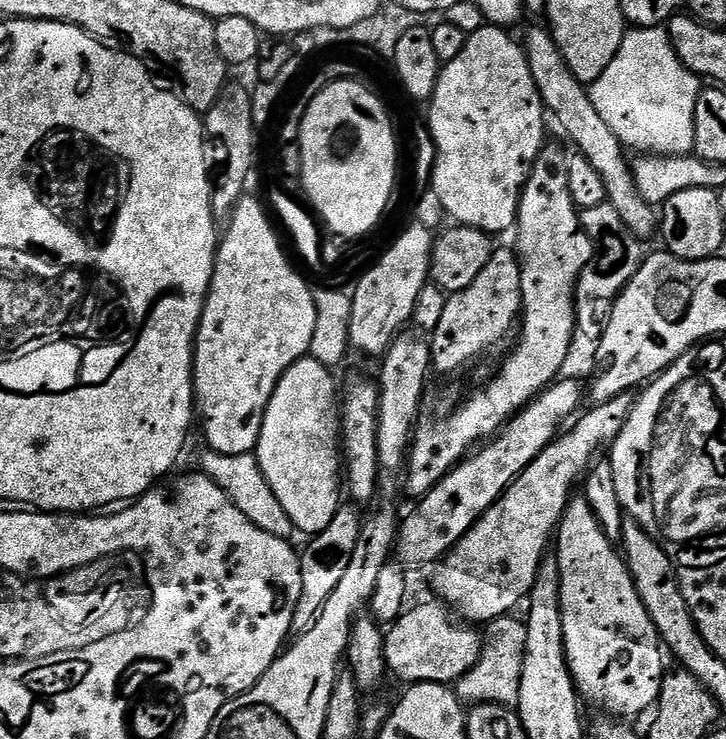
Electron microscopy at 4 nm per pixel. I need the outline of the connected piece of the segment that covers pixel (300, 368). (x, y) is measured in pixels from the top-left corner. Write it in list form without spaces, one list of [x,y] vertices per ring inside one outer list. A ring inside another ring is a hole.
[[[311,358],[299,360],[289,366],[270,398],[262,422],[260,440],[254,449],[262,474],[266,482],[270,482],[270,490],[274,490],[278,502],[282,502],[282,510],[290,514],[293,529],[297,533],[308,532],[309,537],[326,530],[326,526],[330,526],[334,514],[342,506],[342,416],[338,411],[336,380],[332,376],[335,376],[333,369],[322,366]]]

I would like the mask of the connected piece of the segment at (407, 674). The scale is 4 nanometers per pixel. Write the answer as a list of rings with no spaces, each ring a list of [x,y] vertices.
[[[430,600],[401,613],[384,638],[387,669],[405,684],[454,684],[478,662],[482,643],[479,631],[457,622],[451,609],[441,601]]]

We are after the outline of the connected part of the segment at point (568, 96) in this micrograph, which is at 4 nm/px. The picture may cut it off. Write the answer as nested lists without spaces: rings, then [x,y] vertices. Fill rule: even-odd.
[[[547,27],[532,28],[522,39],[522,47],[528,65],[530,74],[534,74],[534,82],[538,86],[538,94],[542,98],[545,109],[549,113],[556,115],[556,120],[560,123],[560,128],[576,143],[575,151],[598,170],[602,178],[603,185],[606,186],[608,195],[607,203],[618,210],[622,222],[637,238],[645,238],[651,232],[655,233],[658,228],[658,216],[653,205],[647,204],[642,197],[636,185],[636,179],[632,177],[632,165],[629,157],[626,155],[626,149],[620,143],[618,134],[606,126],[606,121],[598,110],[594,110],[594,102],[590,98],[588,88],[581,80],[574,78],[570,66],[566,66],[566,58],[562,58],[562,50],[554,42],[551,31]]]

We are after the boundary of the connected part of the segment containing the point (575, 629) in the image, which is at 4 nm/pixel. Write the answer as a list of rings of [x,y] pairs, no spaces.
[[[573,498],[568,501],[568,508],[565,510],[564,517],[560,520],[560,527],[554,536],[554,555],[560,567],[560,605],[562,606],[564,653],[568,659],[568,669],[572,675],[572,680],[576,684],[576,691],[581,701],[587,707],[589,704],[590,707],[597,708],[600,714],[608,718],[640,716],[647,708],[649,711],[655,705],[656,699],[660,697],[660,682],[666,672],[666,667],[664,668],[665,653],[662,651],[662,641],[656,632],[656,627],[646,610],[646,606],[642,606],[642,598],[638,598],[638,590],[634,586],[631,574],[628,573],[628,566],[623,555],[608,541],[606,534],[602,534],[602,526],[598,526],[598,518],[594,518],[594,510],[590,510],[587,500]]]

